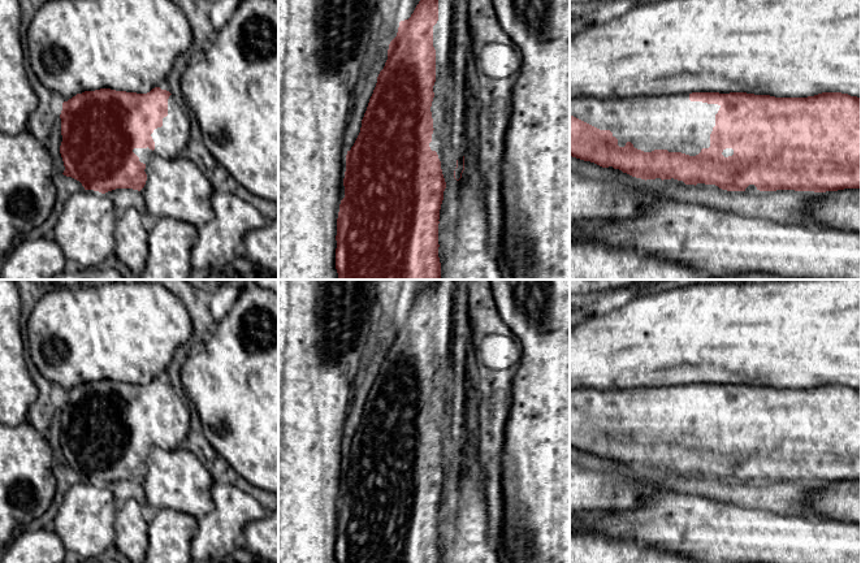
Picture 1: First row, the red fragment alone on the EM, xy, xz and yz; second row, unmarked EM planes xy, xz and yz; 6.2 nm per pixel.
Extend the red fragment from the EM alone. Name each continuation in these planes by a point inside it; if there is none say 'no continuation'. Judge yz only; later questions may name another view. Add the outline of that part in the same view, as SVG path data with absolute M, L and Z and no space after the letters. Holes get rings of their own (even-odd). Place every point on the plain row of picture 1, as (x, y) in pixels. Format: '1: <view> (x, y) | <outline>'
1: yz (673, 414) | M689 385L659 387L629 387L618 390L570 389L570 407L574 407L600 421L610 421L624 438L631 433L644 443L667 441L696 447L710 438L710 425L715 417L715 406L721 397L691 393Z

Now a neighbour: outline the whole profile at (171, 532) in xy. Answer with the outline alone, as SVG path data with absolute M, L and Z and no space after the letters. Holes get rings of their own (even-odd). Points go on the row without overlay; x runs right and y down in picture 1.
M163 508L148 515L148 549L143 563L195 563L190 554L198 519Z

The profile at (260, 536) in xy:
M278 508L246 525L243 546L271 563L278 563Z

